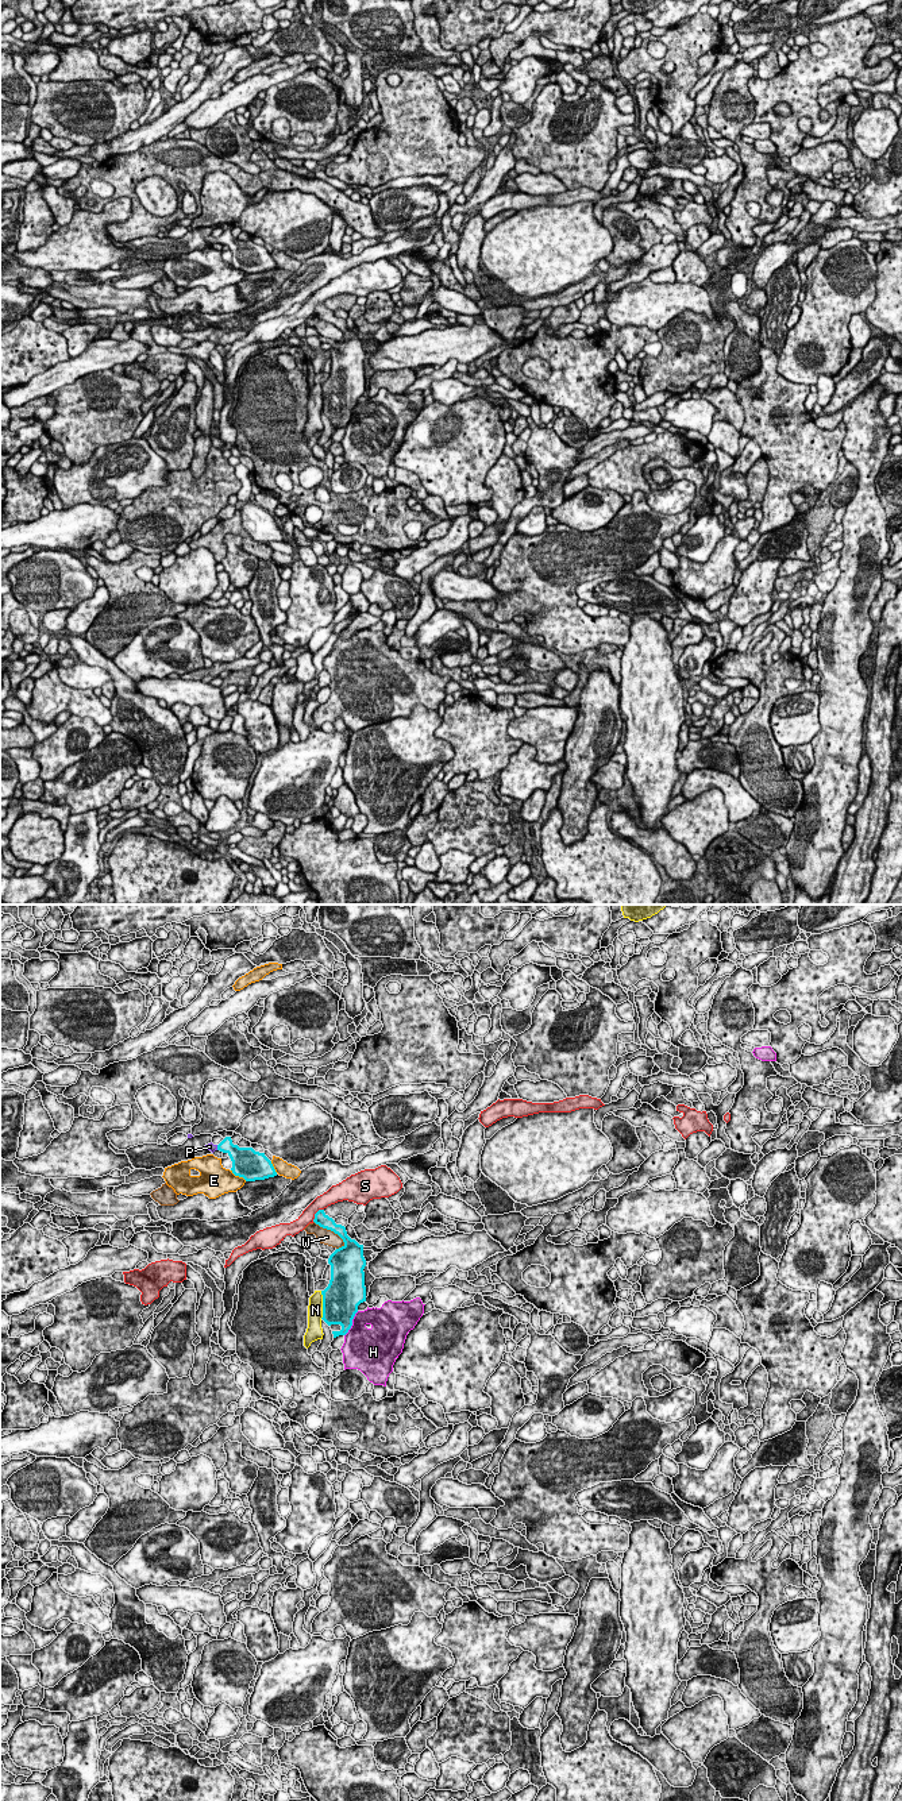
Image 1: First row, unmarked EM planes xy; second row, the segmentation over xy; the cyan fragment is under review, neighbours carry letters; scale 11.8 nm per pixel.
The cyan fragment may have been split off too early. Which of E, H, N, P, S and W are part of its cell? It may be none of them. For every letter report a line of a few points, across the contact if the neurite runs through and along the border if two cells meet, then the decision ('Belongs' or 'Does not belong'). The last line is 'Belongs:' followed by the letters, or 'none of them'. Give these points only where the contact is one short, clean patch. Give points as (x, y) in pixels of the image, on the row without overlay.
E: Does not belong
H: Does not belong
N: Does not belong
P: Belongs
S: Does not belong
W: Does not belong
Belongs: P

